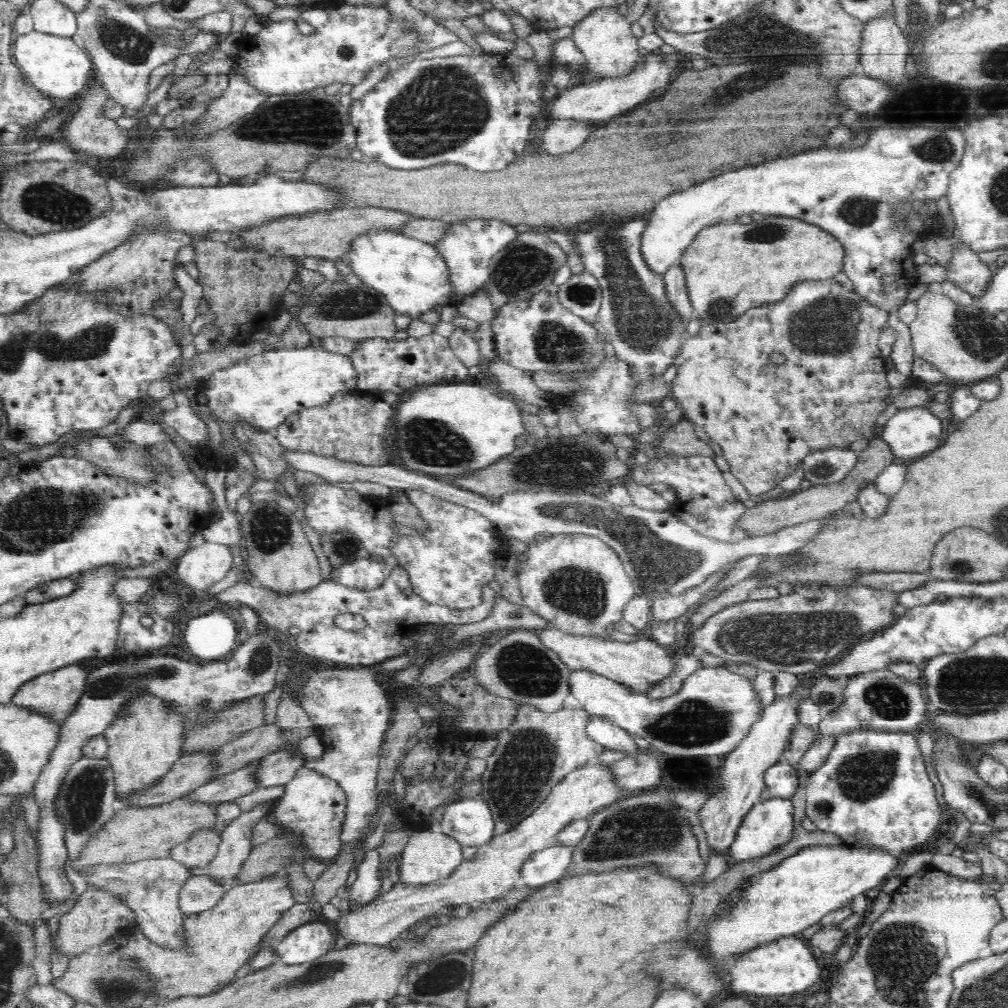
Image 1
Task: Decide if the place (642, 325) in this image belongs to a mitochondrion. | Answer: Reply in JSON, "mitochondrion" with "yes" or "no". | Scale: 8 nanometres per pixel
{"mitochondrion":"yes"}

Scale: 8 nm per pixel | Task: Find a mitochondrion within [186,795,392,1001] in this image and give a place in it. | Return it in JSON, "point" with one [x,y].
{"point":[324,970]}

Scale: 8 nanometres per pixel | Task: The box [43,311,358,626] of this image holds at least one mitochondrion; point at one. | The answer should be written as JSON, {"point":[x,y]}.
{"point":[270,532]}

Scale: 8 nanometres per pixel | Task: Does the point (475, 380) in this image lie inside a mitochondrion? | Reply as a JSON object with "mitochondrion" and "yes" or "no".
{"mitochondrion":"no"}

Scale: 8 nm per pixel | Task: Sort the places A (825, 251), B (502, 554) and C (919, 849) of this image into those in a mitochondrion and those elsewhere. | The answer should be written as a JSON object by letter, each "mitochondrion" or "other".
{"A":"other","B":"other","C":"other"}

